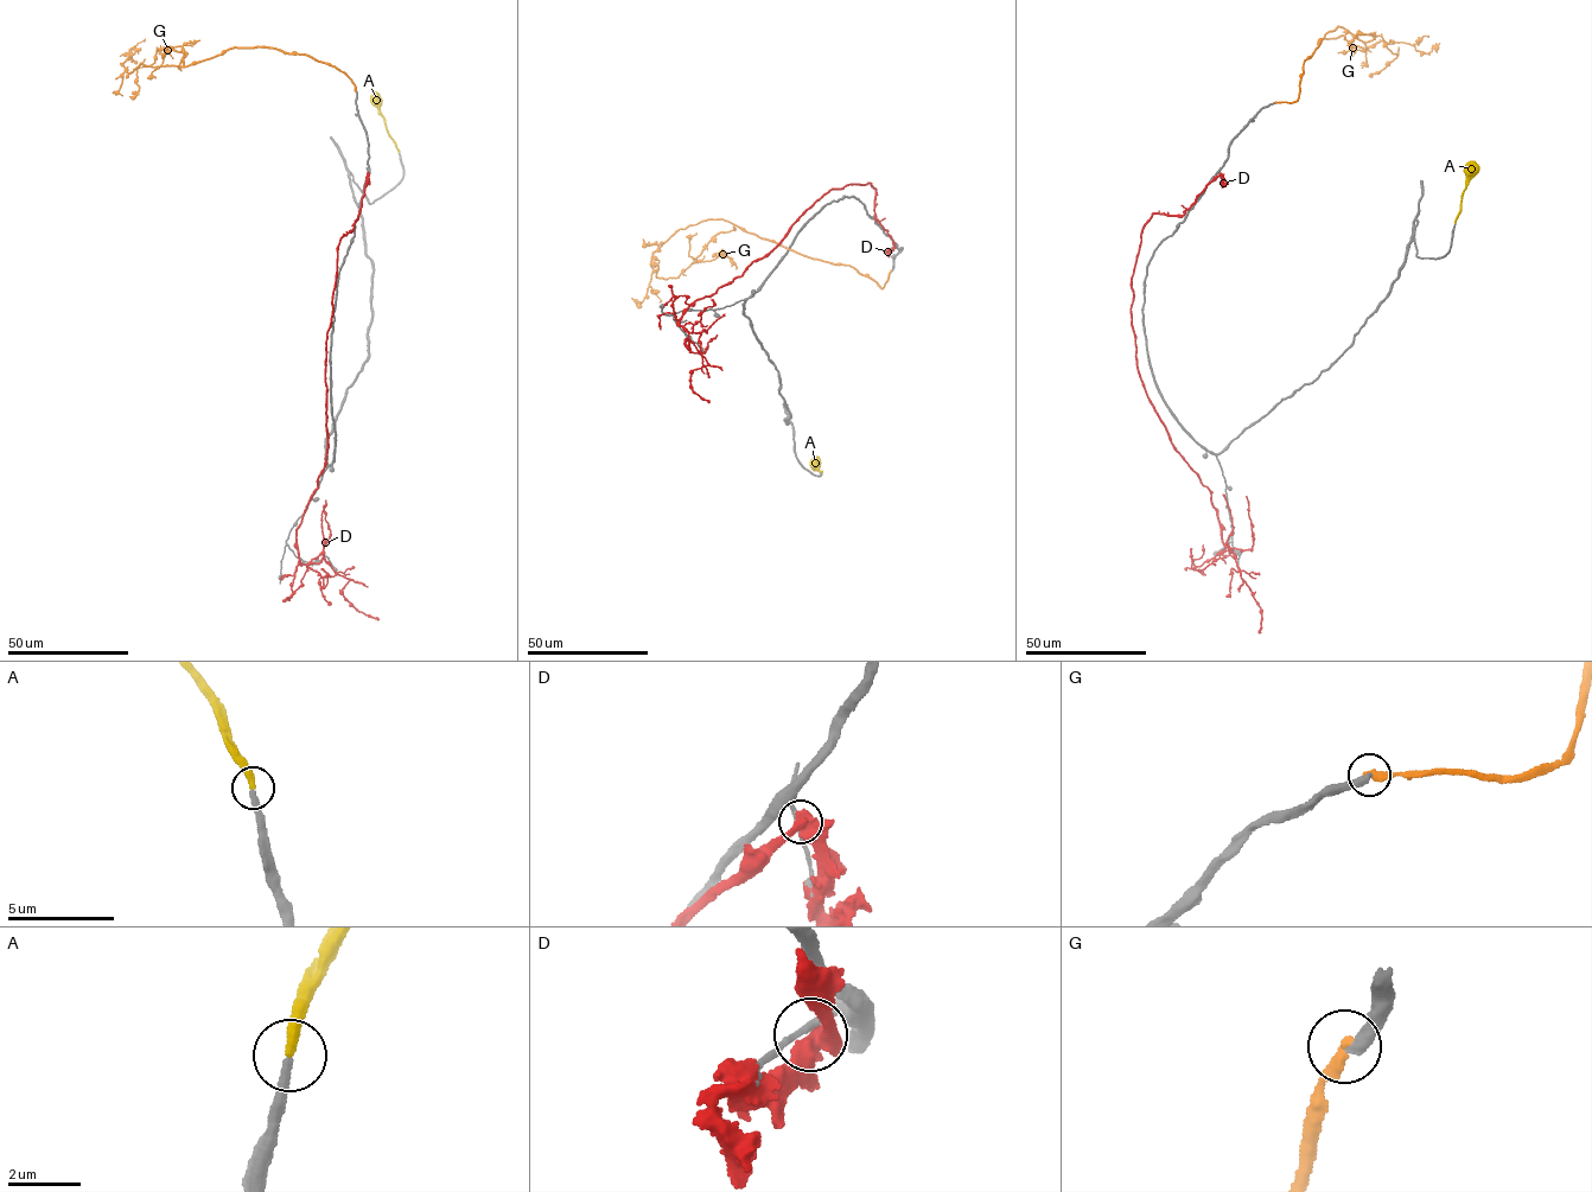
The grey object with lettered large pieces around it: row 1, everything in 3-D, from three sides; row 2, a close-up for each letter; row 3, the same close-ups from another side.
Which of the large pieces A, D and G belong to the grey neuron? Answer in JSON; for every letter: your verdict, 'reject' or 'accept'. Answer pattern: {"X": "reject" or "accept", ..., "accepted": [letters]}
{"A": "accept", "D": "reject", "G": "reject", "accepted": ["A"]}

